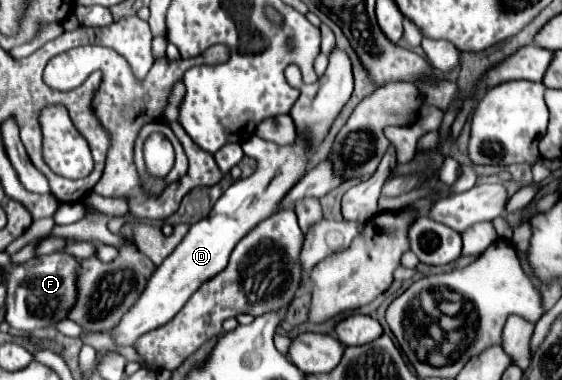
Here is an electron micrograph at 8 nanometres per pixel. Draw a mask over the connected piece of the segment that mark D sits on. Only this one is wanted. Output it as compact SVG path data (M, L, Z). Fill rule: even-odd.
M252 136L242 144L242 150L246 156L258 162L256 172L248 178L236 180L214 204L208 218L190 226L182 244L176 246L176 250L152 272L144 292L110 334L116 346L134 346L142 334L172 320L202 282L214 278L226 268L230 252L242 240L242 236L266 220L276 210L276 204L280 204L284 192L288 192L288 188L292 188L292 184L296 184L296 180L300 180L300 176L306 172L308 148L300 144L300 138L292 146L278 146Z

